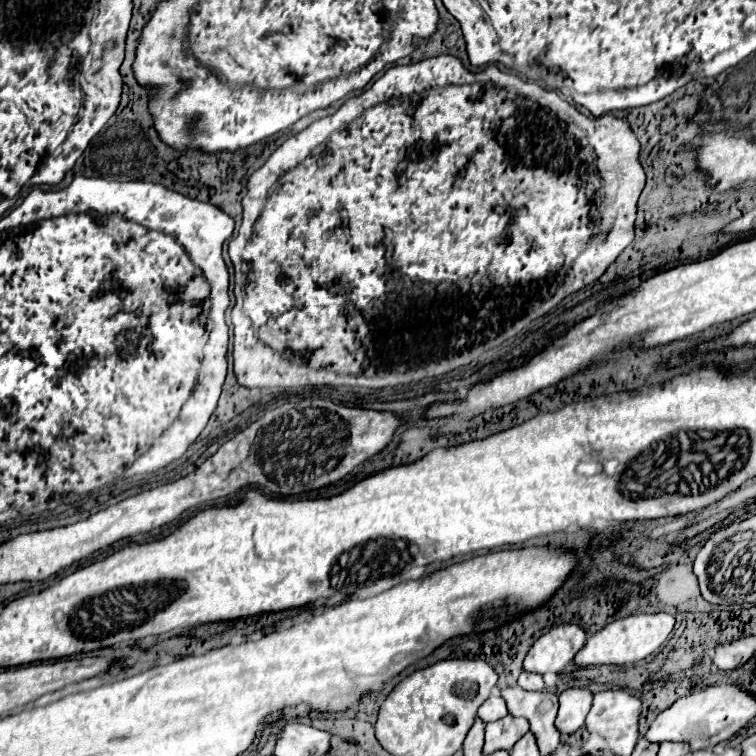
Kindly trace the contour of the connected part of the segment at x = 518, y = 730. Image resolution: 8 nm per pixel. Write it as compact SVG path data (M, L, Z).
M506 715L504 719L486 723L486 743L484 753L492 753L498 749L512 749L514 743L530 729L528 719Z

